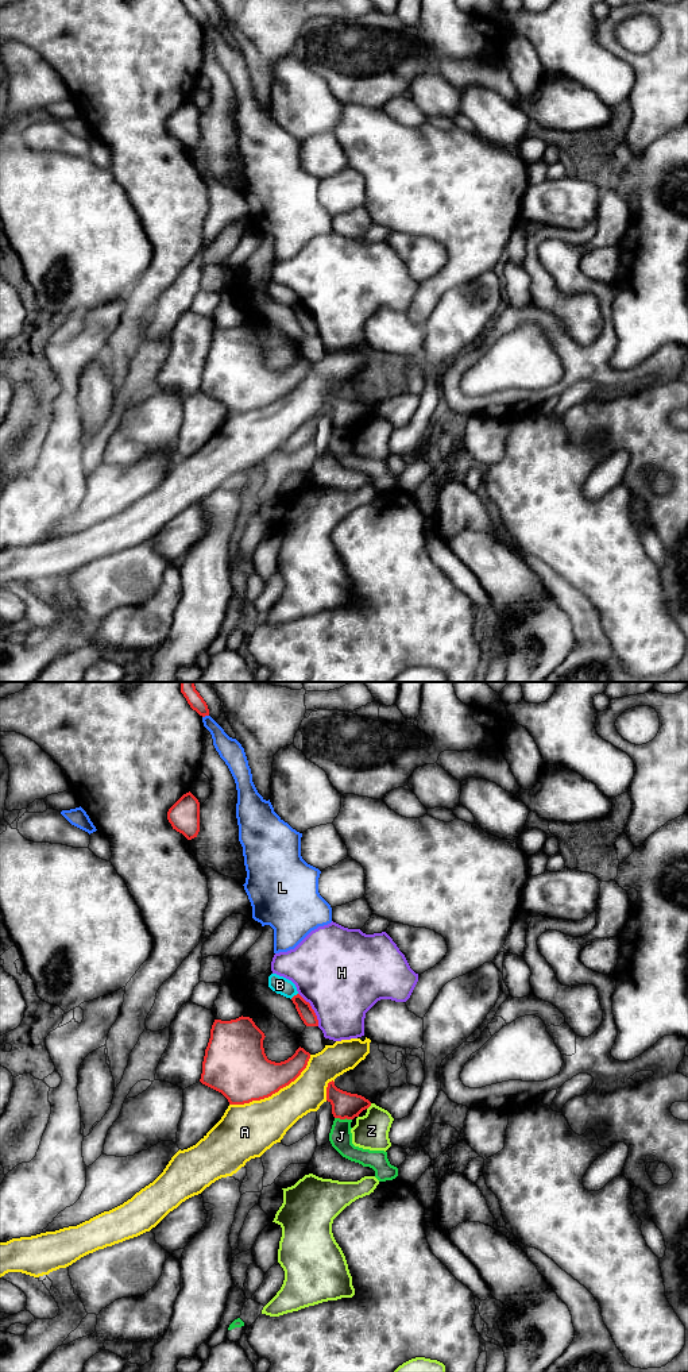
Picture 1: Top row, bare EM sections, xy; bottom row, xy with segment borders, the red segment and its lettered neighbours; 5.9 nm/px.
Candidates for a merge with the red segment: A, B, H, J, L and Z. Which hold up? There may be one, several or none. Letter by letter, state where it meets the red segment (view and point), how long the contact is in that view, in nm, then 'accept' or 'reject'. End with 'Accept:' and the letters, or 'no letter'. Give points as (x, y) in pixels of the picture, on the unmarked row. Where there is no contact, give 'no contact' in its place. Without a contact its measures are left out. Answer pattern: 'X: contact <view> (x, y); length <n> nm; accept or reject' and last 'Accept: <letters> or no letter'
A: contact xy (274, 401); length 550 nm; reject
B: contact xy (294, 304); length 60 nm; reject
H: contact xy (312, 318); length 240 nm; reject
J: contact xy (343, 427); length 110 nm; reject
L: contact xy (205, 23); length 40 nm; reject
Z: contact xy (370, 413); length 50 nm; reject
Accept: no letter

